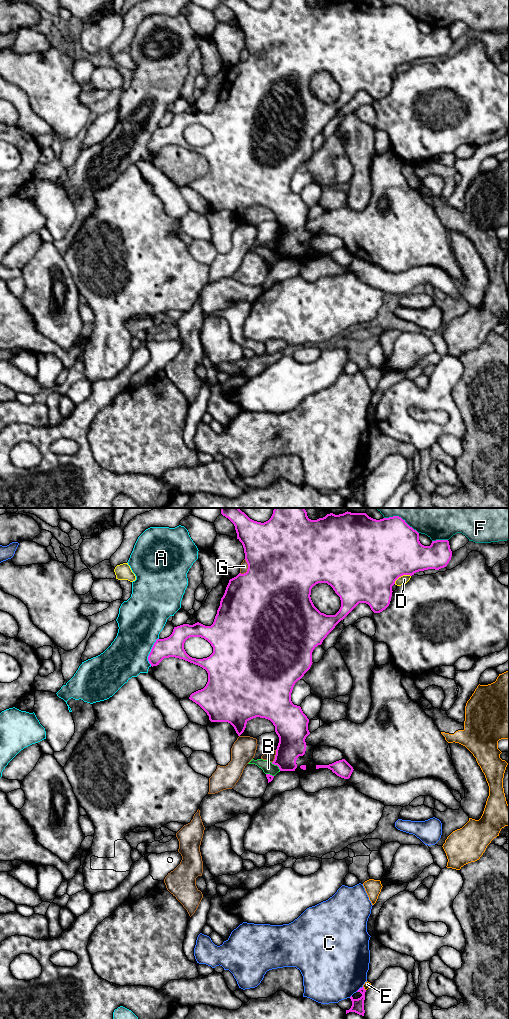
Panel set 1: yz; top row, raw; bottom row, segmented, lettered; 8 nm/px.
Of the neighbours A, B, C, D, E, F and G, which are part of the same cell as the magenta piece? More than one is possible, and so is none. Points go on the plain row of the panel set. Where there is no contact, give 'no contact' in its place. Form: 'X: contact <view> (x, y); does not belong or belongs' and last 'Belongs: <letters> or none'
A: contact yz (150, 140); does not belong
B: contact yz (276, 252); does not belong
C: contact yz (360, 476); does not belong
D: contact yz (401, 63); does not belong
E: contact yz (363, 476); does not belong
F: contact yz (439, 28); does not belong
G: contact yz (248, 56); does not belong
Belongs: none

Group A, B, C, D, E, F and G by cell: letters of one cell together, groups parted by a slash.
A / B / C / D / E / F / G

